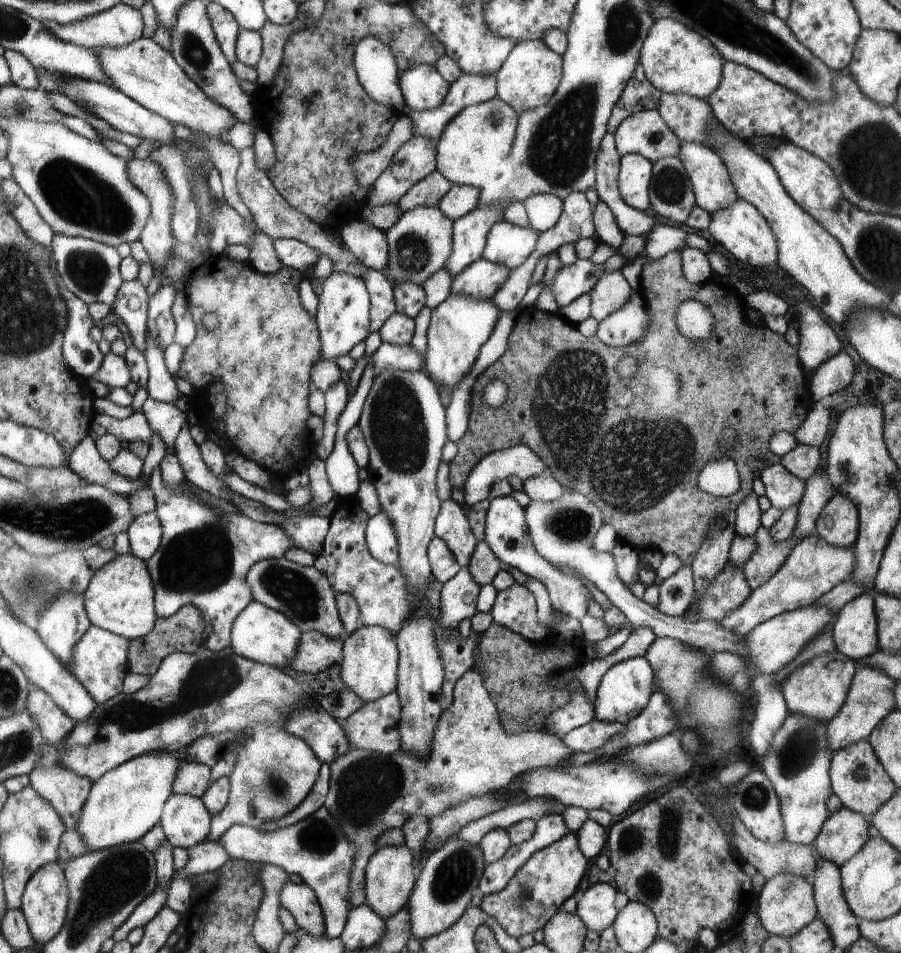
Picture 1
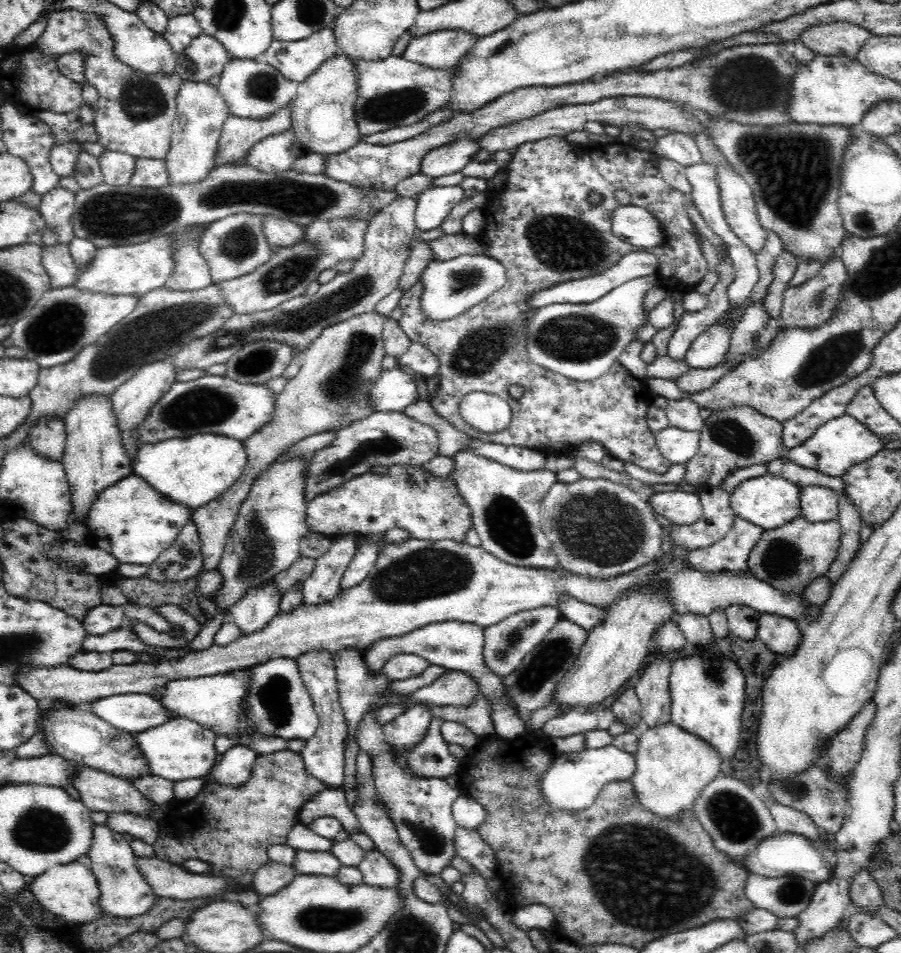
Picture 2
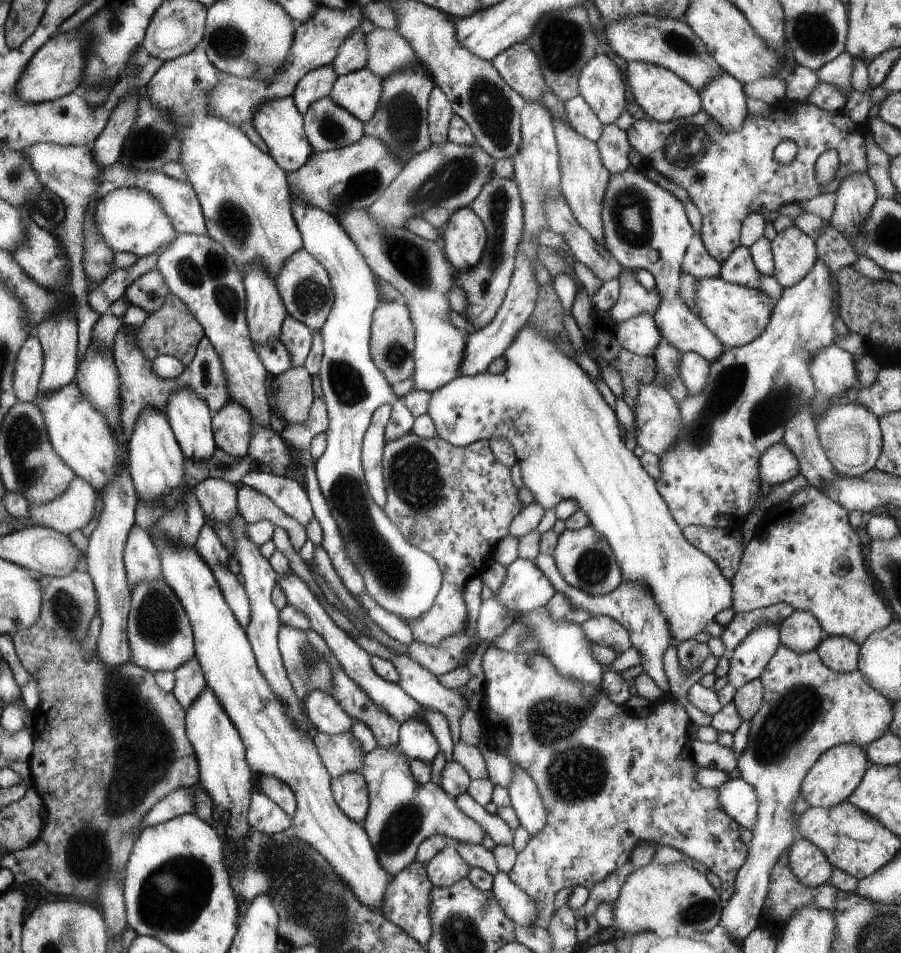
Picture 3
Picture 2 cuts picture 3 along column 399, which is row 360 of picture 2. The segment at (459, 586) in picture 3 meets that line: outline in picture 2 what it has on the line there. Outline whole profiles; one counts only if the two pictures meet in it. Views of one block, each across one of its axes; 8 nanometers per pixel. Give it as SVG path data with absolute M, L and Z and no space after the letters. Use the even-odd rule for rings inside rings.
M560 136L524 142L514 150L512 160L506 166L506 190L488 194L490 208L486 210L486 228L480 234L486 256L504 266L508 282L468 312L444 322L426 320L422 314L422 280L408 288L400 298L400 330L406 332L410 342L426 346L438 362L442 384L438 394L428 400L444 420L472 438L496 442L498 446L570 454L574 444L594 440L600 442L610 456L622 462L632 462L644 470L664 474L672 468L670 460L662 456L656 444L656 432L646 424L654 394L646 382L630 378L630 372L622 364L614 364L610 372L598 380L576 382L552 374L550 370L542 370L542 366L532 366L532 362L524 358L528 320L536 312L530 308L530 300L536 292L566 280L602 274L616 266L626 254L638 252L638 248L620 242L612 234L612 216L620 208L614 200L614 190L618 188L628 190L634 206L652 212L662 226L666 242L648 250L658 258L660 270L656 274L660 286L668 290L668 284L680 284L680 288L696 288L700 284L706 274L706 262L696 242L694 222L686 212L688 196L664 180L658 170L658 160L658 154L636 150L630 144L624 146L624 154L610 158L606 146L574 146ZM590 194L598 194L600 202L588 202ZM512 384L524 388L520 400L510 396L508 388ZM470 392L500 396L512 410L508 428L490 434L472 428L460 414L460 402Z

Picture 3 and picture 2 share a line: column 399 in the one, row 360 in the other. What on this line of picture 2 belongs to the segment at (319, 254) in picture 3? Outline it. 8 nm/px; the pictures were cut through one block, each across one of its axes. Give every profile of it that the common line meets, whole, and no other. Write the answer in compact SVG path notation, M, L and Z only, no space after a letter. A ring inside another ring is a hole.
M650 274L650 276L638 276L634 280L624 282L622 286L612 288L608 294L604 294L602 298L598 298L596 302L590 304L548 304L542 308L536 308L536 312L532 314L532 318L528 320L528 328L526 328L526 350L528 356L534 364L542 366L542 370L550 370L552 374L560 374L566 380L576 380L576 382L592 382L602 378L604 374L610 372L610 368L614 364L618 364L620 356L624 354L624 350L638 340L640 332L646 328L646 320L650 320L650 316L646 316L644 310L644 298L652 288L658 288L658 274Z

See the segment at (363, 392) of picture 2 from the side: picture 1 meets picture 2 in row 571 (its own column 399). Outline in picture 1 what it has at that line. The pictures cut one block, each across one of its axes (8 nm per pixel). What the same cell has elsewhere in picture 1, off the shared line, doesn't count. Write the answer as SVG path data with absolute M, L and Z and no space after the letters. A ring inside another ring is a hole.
M433 170L423 180L415 182L409 192L401 196L397 202L397 208L401 214L413 210L413 208L437 208L441 198L453 188L453 184L441 176L441 172Z

